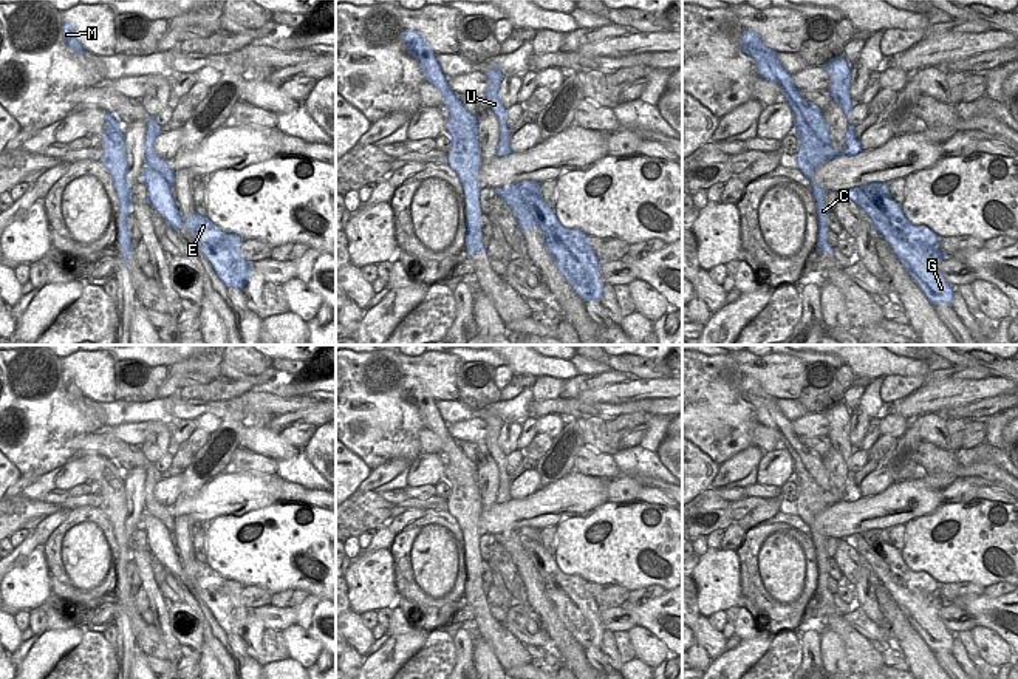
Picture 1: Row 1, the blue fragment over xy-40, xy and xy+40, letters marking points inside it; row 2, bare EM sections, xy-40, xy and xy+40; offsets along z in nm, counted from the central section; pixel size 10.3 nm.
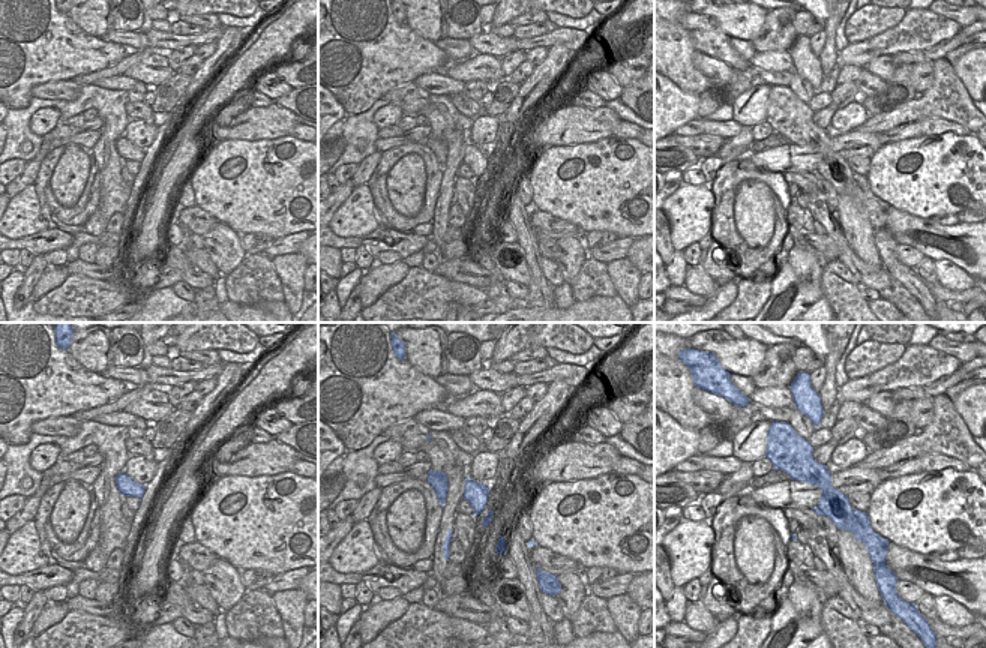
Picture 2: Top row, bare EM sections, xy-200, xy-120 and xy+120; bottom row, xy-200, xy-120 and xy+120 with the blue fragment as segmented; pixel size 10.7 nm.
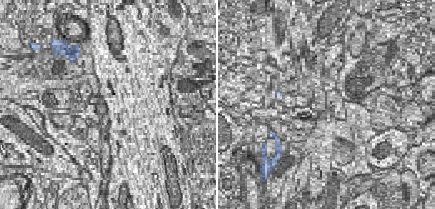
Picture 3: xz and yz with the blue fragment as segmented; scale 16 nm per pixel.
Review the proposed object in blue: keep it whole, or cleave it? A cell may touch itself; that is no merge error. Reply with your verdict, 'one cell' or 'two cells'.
two cells

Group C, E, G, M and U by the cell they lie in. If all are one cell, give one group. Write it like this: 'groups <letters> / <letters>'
groups C E G M / U

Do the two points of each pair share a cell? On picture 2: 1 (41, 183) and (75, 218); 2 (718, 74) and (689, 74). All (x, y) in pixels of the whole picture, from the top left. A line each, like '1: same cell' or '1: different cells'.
1: same cell
2: different cells

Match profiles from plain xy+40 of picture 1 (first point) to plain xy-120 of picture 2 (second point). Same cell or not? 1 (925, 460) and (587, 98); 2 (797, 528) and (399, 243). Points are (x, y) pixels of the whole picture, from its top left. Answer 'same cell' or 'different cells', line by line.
1: same cell
2: same cell

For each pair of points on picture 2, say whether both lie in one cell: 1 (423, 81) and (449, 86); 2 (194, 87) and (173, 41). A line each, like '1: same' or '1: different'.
1: same
2: different

